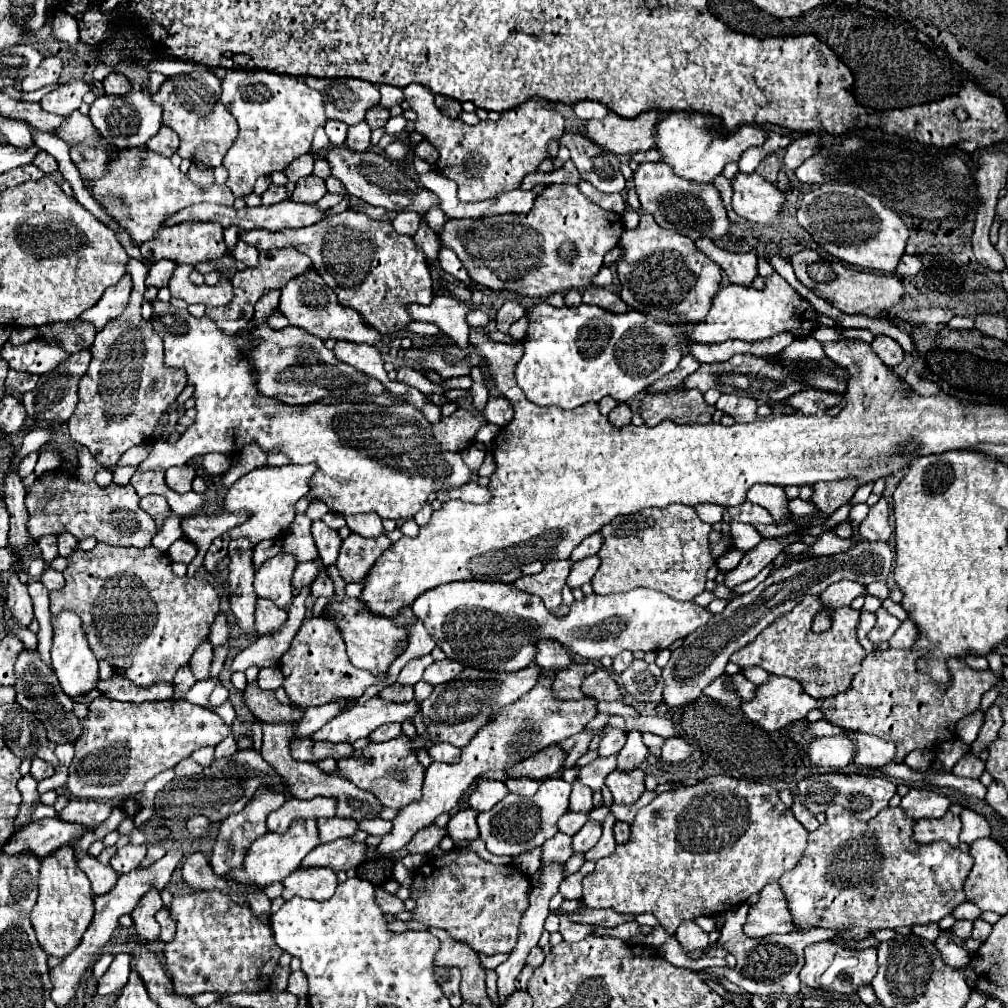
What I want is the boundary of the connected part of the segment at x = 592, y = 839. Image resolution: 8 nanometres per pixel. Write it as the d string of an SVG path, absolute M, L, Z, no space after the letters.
M586 821L586 825L574 835L574 853L586 853L592 849L602 835L602 825L598 821Z

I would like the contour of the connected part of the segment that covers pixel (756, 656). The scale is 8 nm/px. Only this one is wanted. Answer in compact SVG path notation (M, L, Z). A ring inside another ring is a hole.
M804 595L802 601L790 613L778 617L778 621L768 625L754 641L750 641L750 645L736 651L730 661L736 663L740 669L762 667L772 675L796 679L802 689L814 699L826 699L844 693L846 689L850 689L852 677L858 673L866 657L866 651L856 639L860 611L852 609L850 605L838 607L834 613L830 611L830 629L814 633L812 621L822 609L824 607L818 595Z

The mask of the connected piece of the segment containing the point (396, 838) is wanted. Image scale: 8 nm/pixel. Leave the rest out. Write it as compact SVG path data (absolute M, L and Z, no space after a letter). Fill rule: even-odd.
M542 671L538 677L538 683L534 689L530 689L526 695L522 695L514 705L506 705L498 709L492 721L488 721L470 741L466 747L462 747L460 763L448 765L448 763L432 763L426 769L422 799L410 803L400 811L400 815L392 821L394 829L382 837L382 843L378 845L380 853L398 851L404 845L408 845L410 837L414 837L420 829L434 823L434 819L442 813L448 813L452 807L458 805L458 799L462 793L474 783L476 777L480 777L484 771L490 769L510 769L516 763L532 757L534 753L556 745L564 741L570 735L582 733L584 727L594 719L598 713L598 701L594 697L584 697L582 701L558 701L552 691L552 681L556 677L556 671Z

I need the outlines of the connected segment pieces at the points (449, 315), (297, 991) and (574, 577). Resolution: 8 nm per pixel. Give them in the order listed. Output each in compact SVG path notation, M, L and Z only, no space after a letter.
M434 295L430 305L410 305L410 315L414 321L436 323L464 353L468 353L468 333L470 325L466 323L466 315L472 307L464 301L458 301L452 295Z
M294 971L288 979L288 991L296 997L306 997L308 995L308 981L302 971Z
M590 555L590 557L582 559L582 561L576 561L572 565L572 571L570 571L568 581L566 581L568 587L570 589L582 587L584 583L588 583L594 577L594 573L596 573L598 567L600 567L600 557L598 555Z

